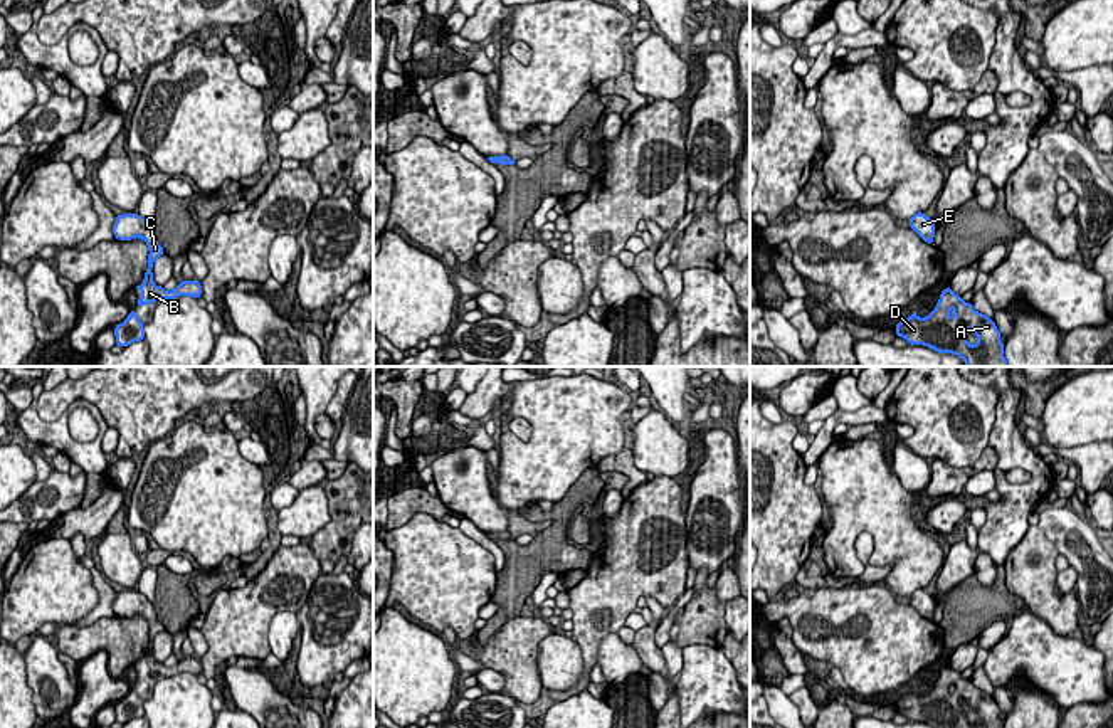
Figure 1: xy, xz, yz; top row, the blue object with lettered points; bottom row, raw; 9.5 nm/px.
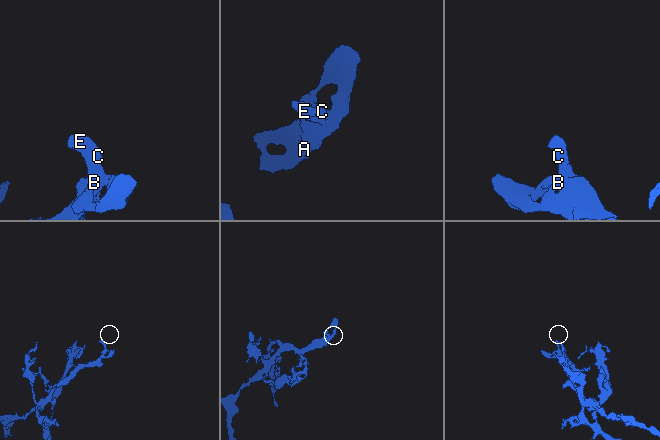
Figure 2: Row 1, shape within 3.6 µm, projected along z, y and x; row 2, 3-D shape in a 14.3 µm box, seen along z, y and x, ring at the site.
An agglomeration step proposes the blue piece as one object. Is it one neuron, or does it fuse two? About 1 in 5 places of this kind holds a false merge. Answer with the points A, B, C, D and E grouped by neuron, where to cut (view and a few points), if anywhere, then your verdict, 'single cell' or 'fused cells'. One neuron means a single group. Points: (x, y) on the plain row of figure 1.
A B C D E; no cut; single cell

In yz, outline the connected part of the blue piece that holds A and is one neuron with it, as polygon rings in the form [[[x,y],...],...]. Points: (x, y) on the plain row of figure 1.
[[[950,662],[942,667],[936,684],[925,694],[913,688],[896,701],[896,713],[910,721],[923,721],[935,728],[1004,728],[995,699],[963,679]]]

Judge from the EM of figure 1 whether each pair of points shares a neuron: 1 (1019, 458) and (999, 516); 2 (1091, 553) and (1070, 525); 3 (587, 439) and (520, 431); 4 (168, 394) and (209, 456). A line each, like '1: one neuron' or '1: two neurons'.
1: one neuron
2: one neuron
3: two neurons
4: two neurons

